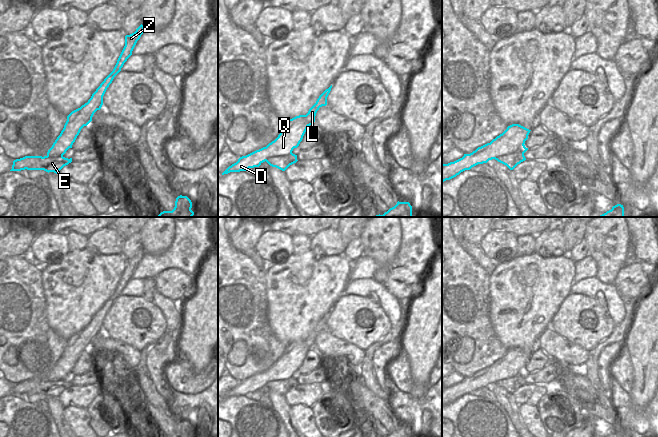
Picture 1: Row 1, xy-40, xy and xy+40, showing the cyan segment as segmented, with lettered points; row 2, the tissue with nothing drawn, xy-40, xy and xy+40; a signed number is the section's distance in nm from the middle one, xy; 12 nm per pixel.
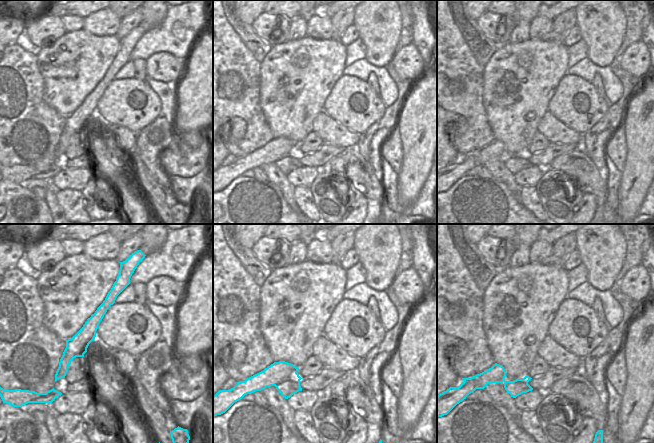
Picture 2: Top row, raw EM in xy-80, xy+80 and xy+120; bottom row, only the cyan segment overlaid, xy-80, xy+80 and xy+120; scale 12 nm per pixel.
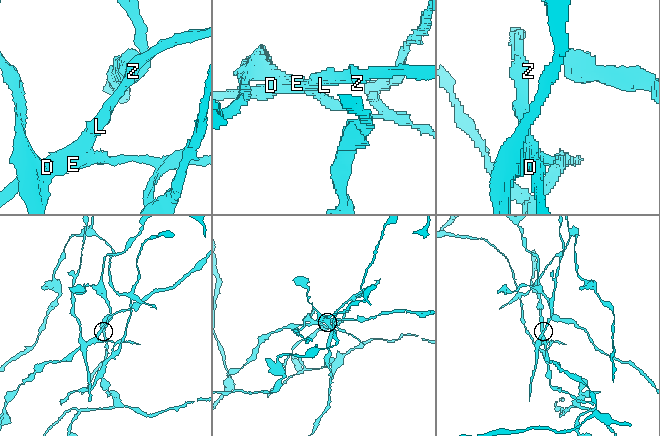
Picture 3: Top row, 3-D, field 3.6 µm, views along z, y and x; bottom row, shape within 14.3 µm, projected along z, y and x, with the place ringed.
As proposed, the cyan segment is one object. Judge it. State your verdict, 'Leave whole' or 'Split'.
Split

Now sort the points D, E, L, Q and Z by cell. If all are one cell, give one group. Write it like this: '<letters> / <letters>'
D L Q Z / E

